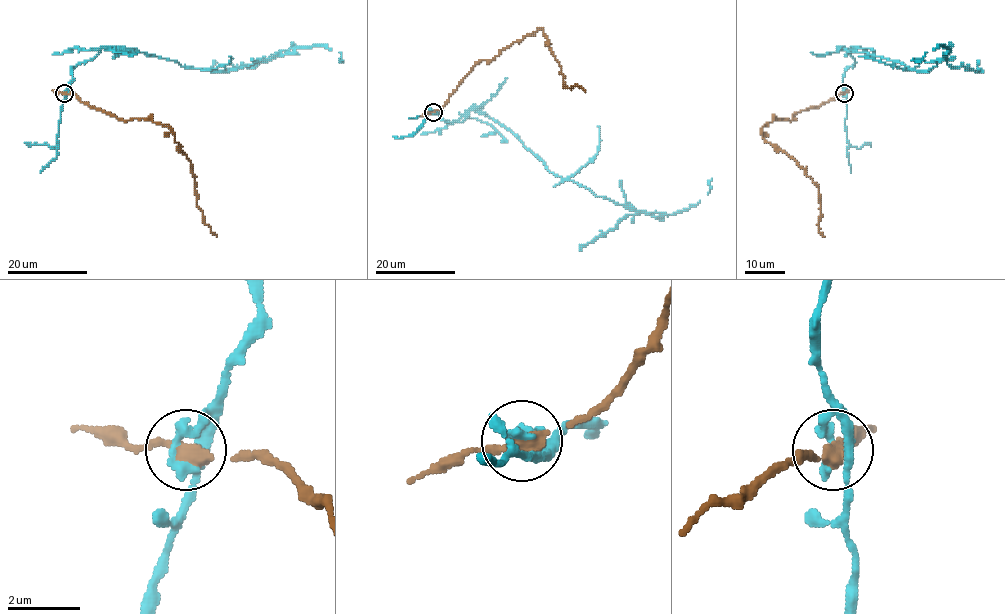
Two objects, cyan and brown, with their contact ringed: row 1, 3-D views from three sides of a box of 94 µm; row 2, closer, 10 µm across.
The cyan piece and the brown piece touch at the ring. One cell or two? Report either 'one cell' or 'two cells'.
two cells

